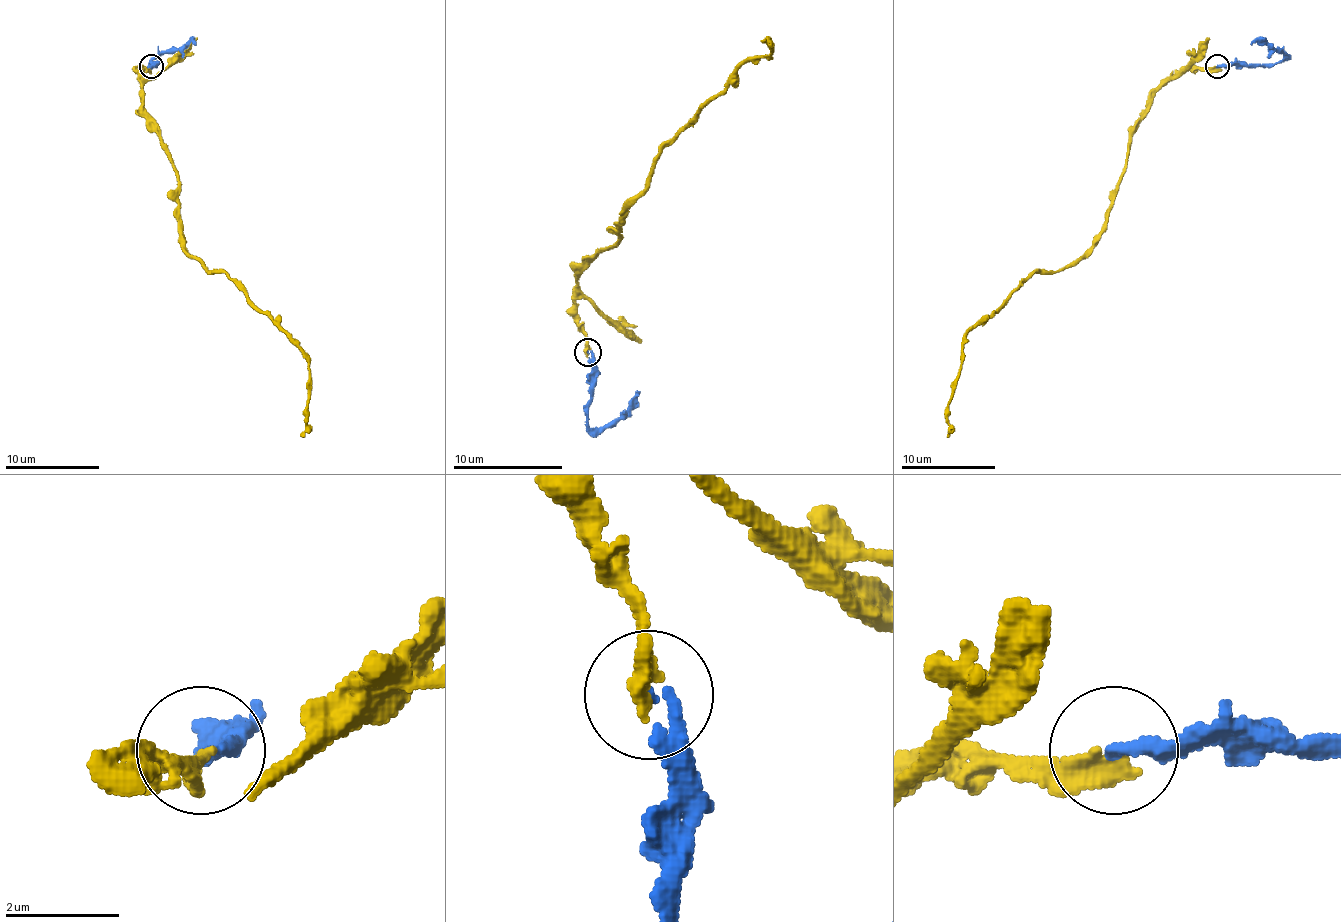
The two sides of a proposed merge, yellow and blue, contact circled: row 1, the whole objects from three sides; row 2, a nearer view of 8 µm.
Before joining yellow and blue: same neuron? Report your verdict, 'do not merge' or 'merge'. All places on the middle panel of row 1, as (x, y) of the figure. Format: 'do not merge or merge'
merge

